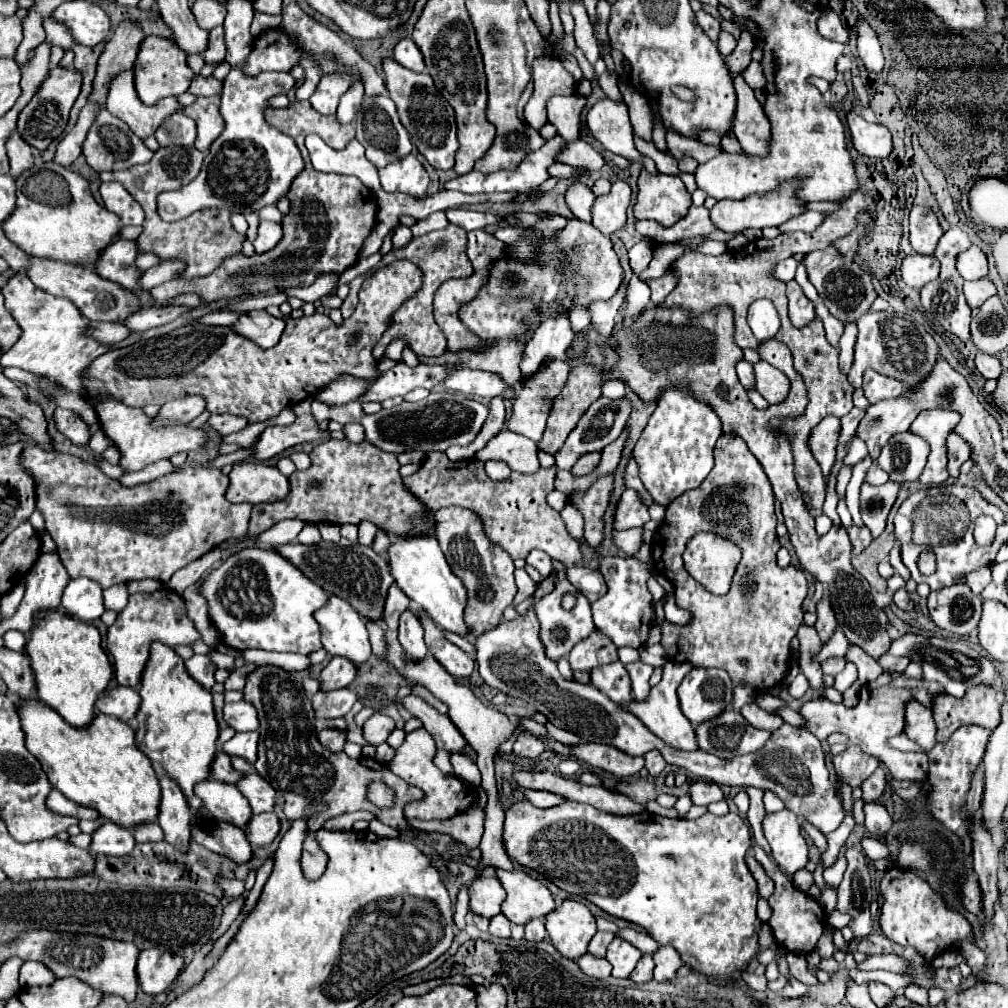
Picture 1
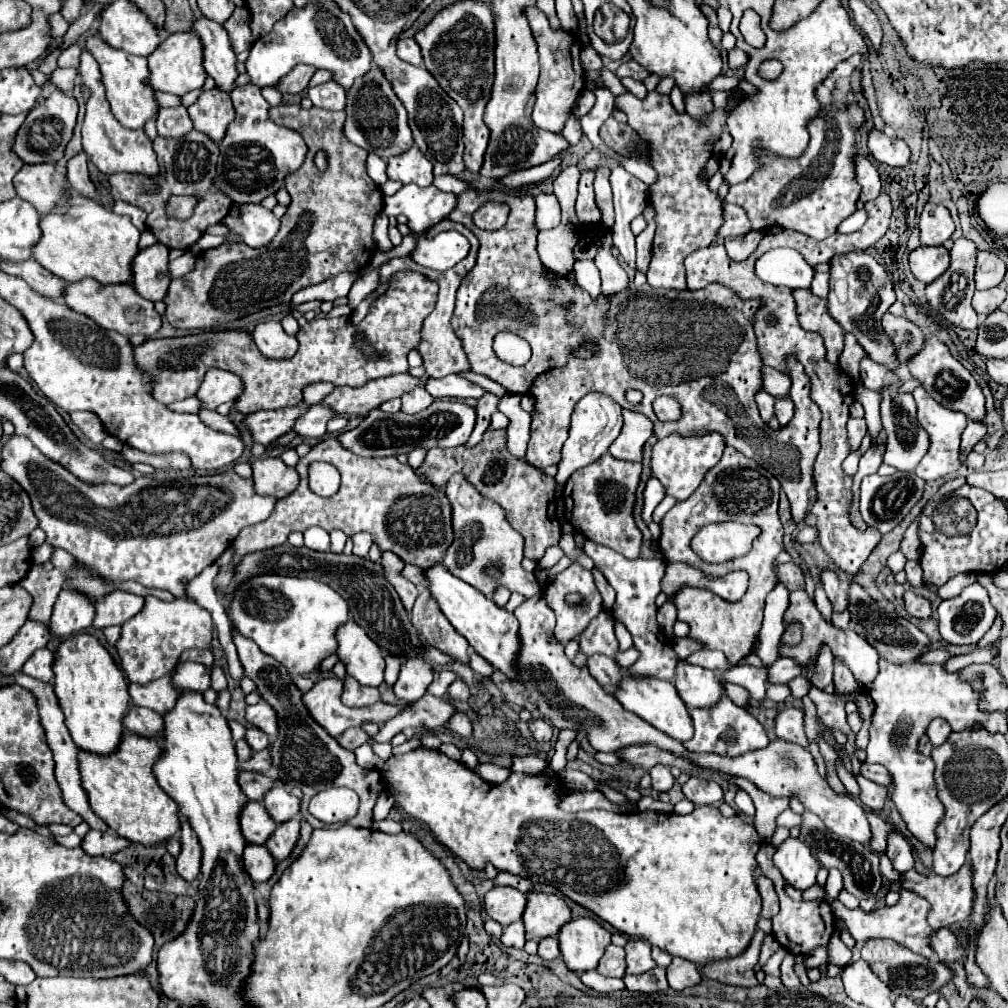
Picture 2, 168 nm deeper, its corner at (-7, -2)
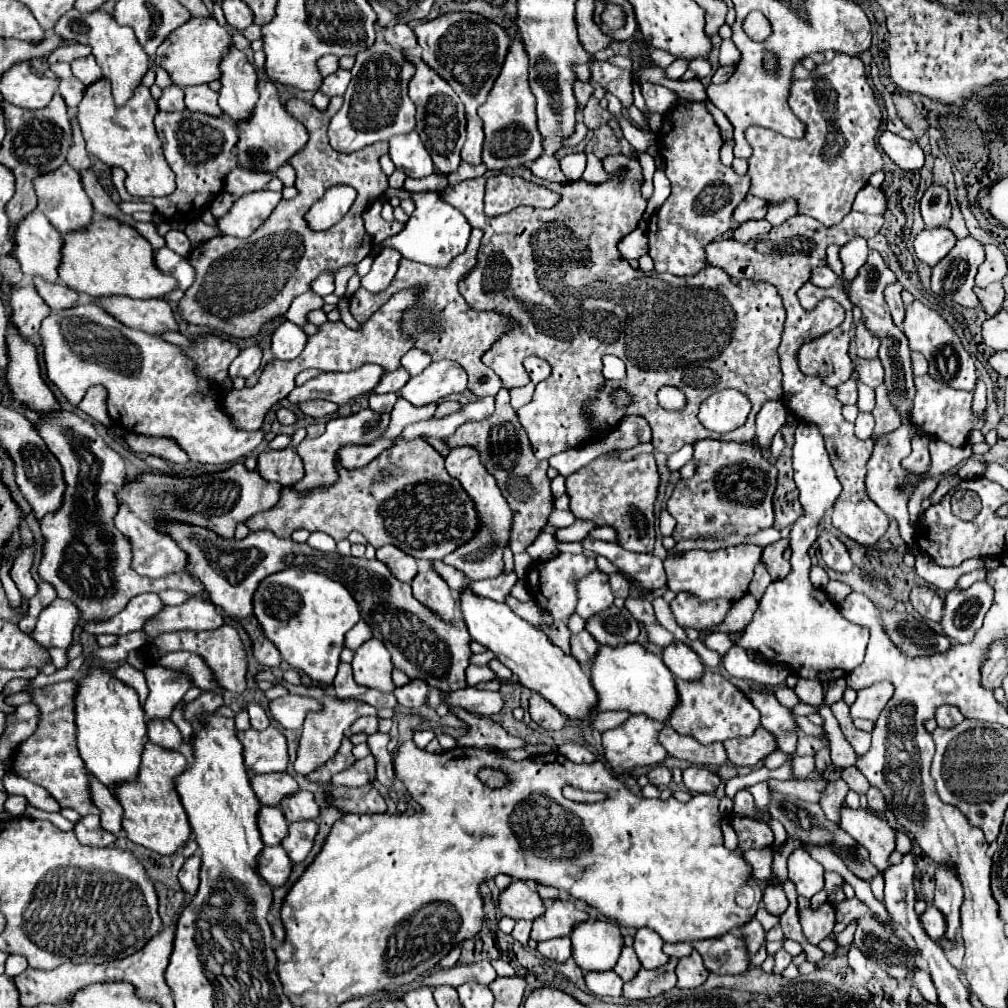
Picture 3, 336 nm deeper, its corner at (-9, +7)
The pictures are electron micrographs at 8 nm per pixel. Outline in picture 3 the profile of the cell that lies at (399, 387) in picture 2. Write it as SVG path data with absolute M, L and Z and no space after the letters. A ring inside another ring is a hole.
M364 364L364 368L356 368L352 372L320 372L316 378L308 380L304 386L294 388L288 396L290 402L298 404L304 400L332 400L336 404L346 404L348 400L372 392L380 382L384 370L374 364Z

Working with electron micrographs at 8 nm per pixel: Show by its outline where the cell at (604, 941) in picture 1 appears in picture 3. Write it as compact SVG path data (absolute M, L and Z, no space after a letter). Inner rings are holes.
M622 948L620 960L618 960L618 964L614 966L614 972L616 972L624 982L628 982L628 980L632 980L632 978L636 976L636 972L638 972L640 968L642 968L642 966L640 966L640 960L638 960L636 952L634 952L632 948Z

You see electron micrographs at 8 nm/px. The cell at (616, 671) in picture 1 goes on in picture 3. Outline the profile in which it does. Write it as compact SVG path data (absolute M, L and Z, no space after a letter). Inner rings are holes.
M586 630L570 636L570 648L572 648L572 656L574 656L580 664L590 662L590 660L596 656L596 652L598 652L596 640L594 640L592 636L588 636Z

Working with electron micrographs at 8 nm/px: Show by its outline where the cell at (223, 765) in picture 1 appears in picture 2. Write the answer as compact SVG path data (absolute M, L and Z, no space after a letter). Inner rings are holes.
M242 773L238 775L238 785L242 789L242 793L252 799L252 801L262 801L264 793L274 787L276 779L268 777L268 775L262 775L262 773Z

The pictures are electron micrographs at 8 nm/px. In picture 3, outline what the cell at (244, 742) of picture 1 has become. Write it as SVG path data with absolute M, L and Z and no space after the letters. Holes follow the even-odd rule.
M250 702L250 704L246 706L246 710L248 710L248 714L250 714L252 728L256 728L256 730L266 730L266 728L270 726L270 716L268 716L268 712L266 712L260 704Z

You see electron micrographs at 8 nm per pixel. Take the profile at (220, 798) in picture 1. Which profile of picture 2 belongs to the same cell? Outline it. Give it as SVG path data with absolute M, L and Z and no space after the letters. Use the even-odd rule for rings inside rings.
M246 801L246 805L242 807L242 813L240 813L240 829L248 843L264 845L266 839L274 833L276 823L266 813L266 809L260 801Z

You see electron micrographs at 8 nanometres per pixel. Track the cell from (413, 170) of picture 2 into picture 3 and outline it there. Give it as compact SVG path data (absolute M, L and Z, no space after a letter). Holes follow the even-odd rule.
M410 132L408 136L392 136L390 158L396 168L410 178L424 178L434 172L432 158L416 132Z

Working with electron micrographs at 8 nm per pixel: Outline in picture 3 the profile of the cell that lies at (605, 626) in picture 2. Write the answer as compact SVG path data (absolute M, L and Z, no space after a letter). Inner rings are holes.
M596 568L596 572L590 572L588 576L584 576L584 580L578 580L576 590L578 590L576 614L580 614L584 620L588 620L596 612L604 612L612 606L614 594L612 594L612 588L608 582L608 574L600 572L598 568Z

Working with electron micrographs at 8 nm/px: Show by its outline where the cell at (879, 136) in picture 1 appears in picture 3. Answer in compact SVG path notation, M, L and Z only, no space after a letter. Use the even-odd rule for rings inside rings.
M884 132L880 136L880 146L902 170L920 170L924 166L924 152L916 142L904 140L892 132Z

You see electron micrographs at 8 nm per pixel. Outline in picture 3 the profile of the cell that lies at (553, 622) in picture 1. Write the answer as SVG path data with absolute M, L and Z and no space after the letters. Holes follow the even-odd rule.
M558 554L546 562L536 562L528 570L528 584L530 584L532 598L536 600L536 604L540 604L540 608L548 610L548 614L554 620L566 622L576 608L576 600L578 600L576 582L582 576L590 574L594 568L596 568L596 560L586 554Z

